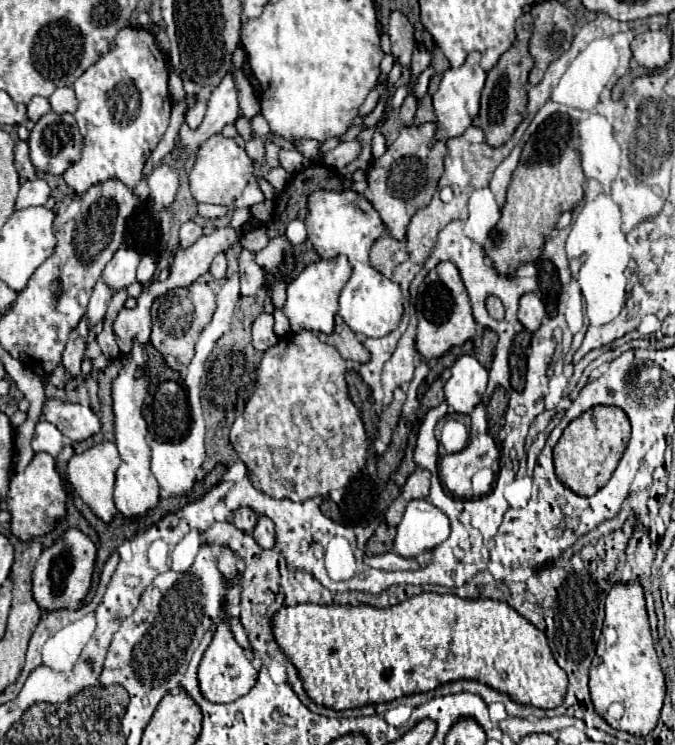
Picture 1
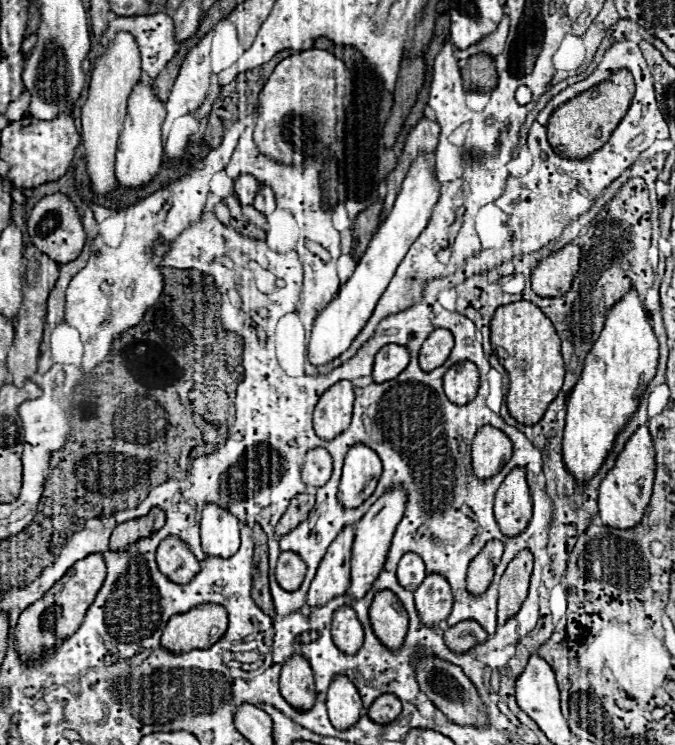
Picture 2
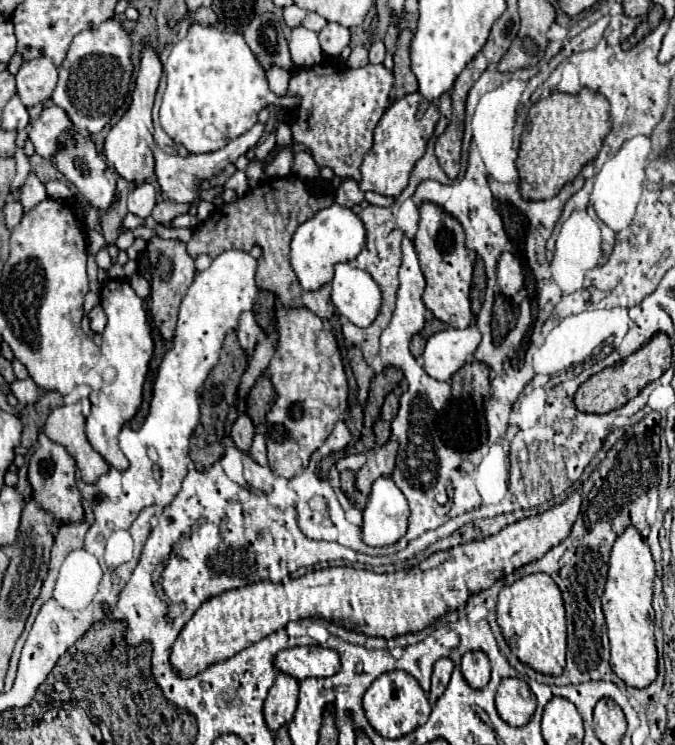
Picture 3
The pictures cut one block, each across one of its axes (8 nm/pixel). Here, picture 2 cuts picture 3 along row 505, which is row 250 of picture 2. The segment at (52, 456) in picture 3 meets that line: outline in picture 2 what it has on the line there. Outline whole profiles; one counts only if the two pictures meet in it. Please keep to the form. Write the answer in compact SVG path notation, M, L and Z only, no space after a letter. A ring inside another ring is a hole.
M50 194L44 196L32 210L28 218L28 236L30 242L36 246L36 250L48 254L58 264L66 264L68 260L76 260L76 256L82 252L86 244L86 232L80 222L80 216L74 208L74 204L64 194Z

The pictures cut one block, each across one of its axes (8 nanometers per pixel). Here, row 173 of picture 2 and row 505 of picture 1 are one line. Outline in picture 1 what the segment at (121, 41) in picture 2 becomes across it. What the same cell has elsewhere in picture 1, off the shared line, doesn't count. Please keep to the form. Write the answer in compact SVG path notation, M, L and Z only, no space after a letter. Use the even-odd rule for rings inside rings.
M114 442L96 444L96 446L88 448L82 454L74 454L68 460L68 482L80 494L84 504L88 504L88 508L100 520L104 520L106 524L110 524L112 518L116 516L116 506L114 506L114 500L112 500L112 492L114 492L114 482L116 482L118 466L120 466L120 454L118 454Z

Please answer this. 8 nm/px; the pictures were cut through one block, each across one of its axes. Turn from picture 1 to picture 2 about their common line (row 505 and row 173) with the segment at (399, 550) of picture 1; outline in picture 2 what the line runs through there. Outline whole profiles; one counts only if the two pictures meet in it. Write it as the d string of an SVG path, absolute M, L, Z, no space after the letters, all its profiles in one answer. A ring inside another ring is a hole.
M422 154L412 162L412 168L408 170L408 176L402 182L402 188L398 192L398 198L394 202L392 212L386 216L384 222L380 222L376 234L372 236L370 248L360 258L352 278L340 286L338 296L324 308L314 320L312 336L308 344L308 360L314 366L322 366L334 358L338 358L342 352L350 348L354 338L360 334L368 318L372 316L380 296L384 294L384 288L392 280L400 260L406 256L408 248L416 242L416 236L426 228L432 208L438 200L438 182L432 176L434 168L434 154Z

